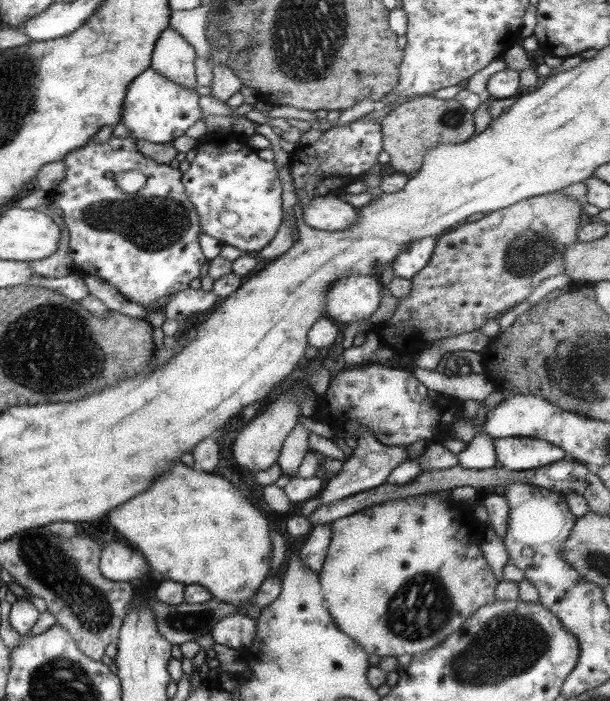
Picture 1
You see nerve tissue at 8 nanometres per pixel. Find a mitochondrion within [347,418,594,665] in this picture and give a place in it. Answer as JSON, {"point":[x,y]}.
{"point":[423,599]}

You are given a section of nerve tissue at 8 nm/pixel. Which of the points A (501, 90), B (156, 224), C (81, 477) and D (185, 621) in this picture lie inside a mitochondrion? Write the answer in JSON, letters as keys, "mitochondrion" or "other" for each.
{"A":"other","B":"mitochondrion","C":"other","D":"mitochondrion"}

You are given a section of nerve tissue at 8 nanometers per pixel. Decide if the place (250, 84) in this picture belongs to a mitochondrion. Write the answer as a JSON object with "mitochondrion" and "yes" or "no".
{"mitochondrion":"no"}

